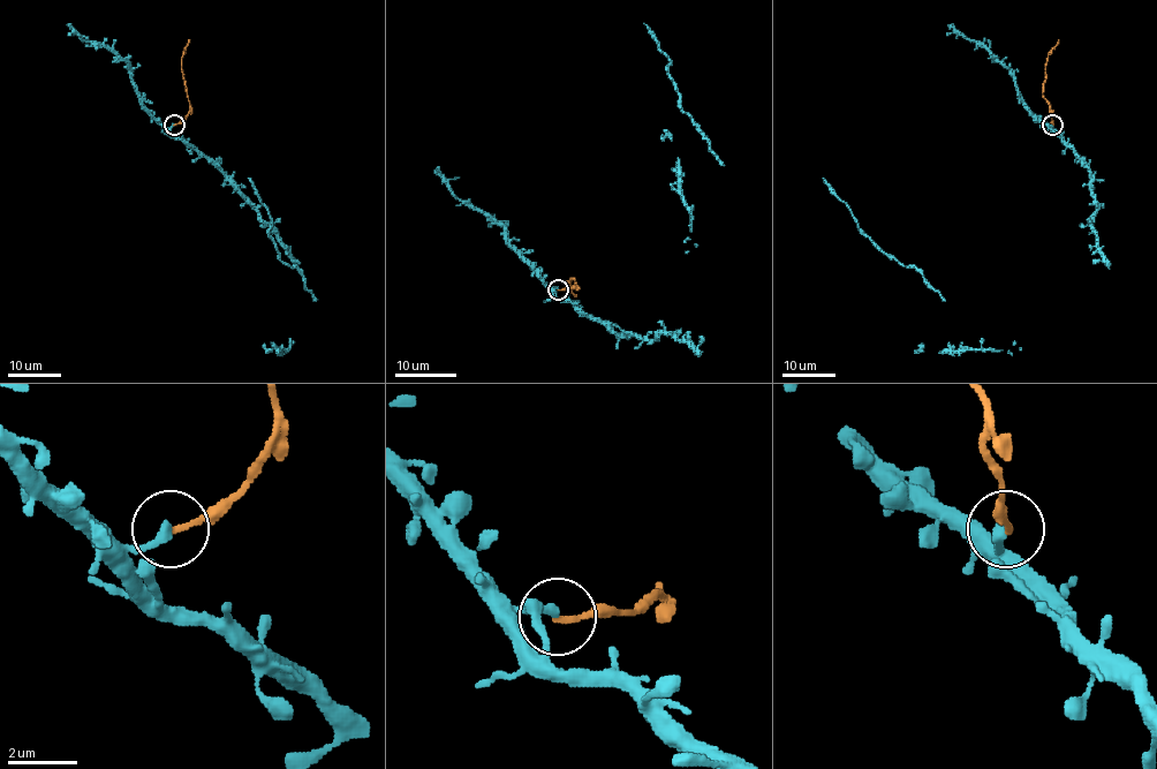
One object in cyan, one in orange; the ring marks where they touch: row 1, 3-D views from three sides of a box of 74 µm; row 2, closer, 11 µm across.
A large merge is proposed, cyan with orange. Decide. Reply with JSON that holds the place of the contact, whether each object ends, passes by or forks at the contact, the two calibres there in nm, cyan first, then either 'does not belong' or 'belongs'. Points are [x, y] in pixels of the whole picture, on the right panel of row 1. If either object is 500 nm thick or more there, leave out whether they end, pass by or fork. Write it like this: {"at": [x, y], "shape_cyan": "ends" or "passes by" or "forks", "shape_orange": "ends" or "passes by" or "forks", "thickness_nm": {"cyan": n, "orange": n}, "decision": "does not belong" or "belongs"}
{"at": [1052, 125], "shape_cyan": "ends", "shape_orange": "ends", "thickness_nm": {"cyan": 280, "orange": 160}, "decision": "does not belong"}

